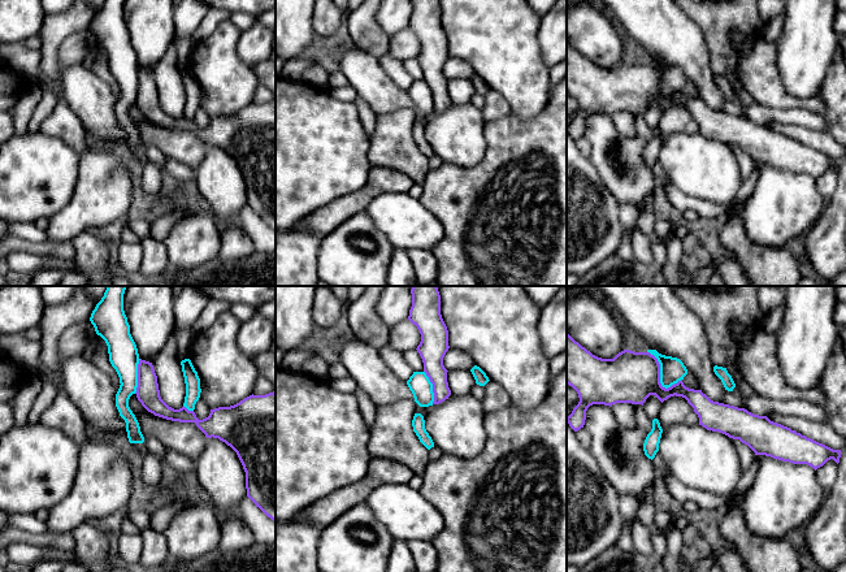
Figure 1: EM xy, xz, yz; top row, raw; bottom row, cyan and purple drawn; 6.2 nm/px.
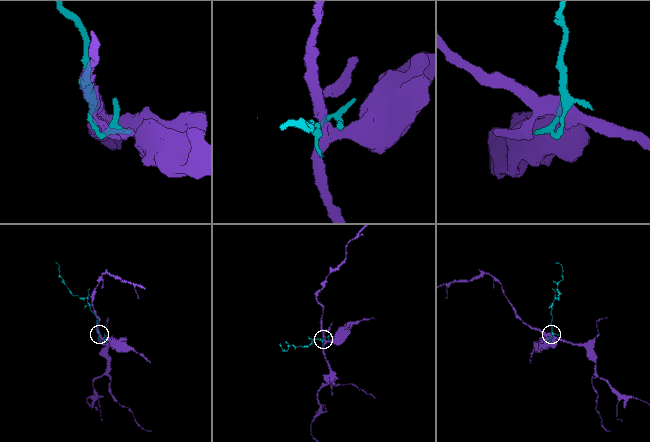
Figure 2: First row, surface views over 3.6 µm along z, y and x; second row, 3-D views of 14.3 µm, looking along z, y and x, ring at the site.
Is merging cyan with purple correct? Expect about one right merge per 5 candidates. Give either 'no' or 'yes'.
no

